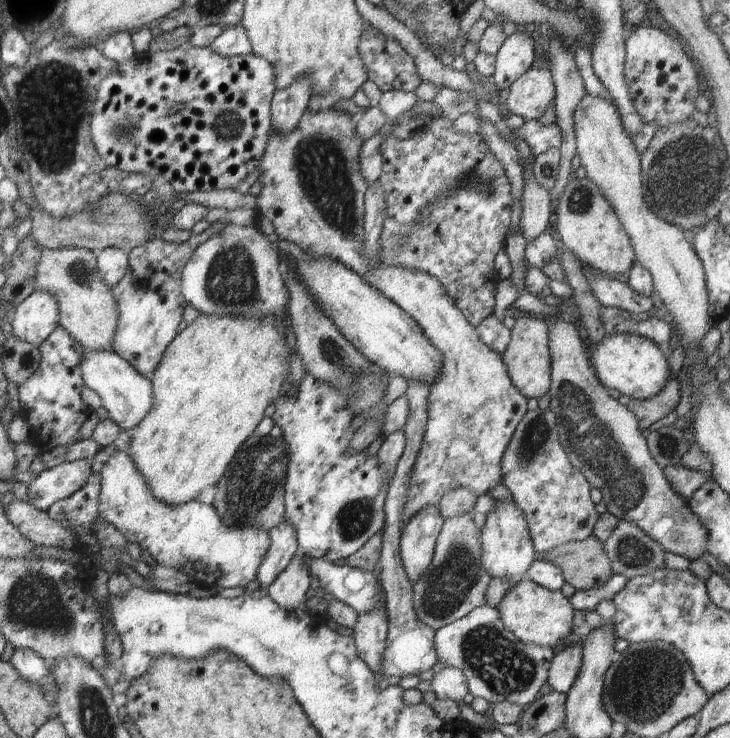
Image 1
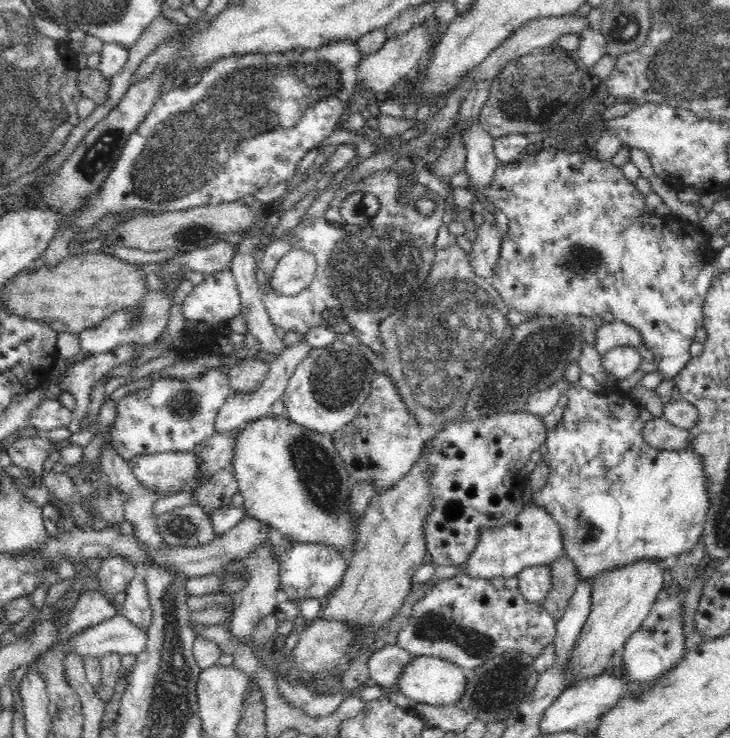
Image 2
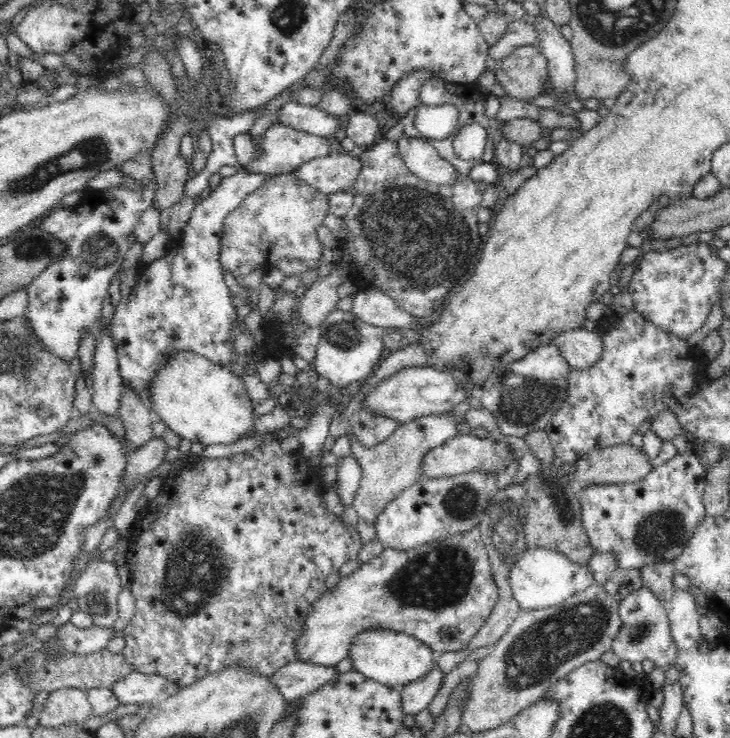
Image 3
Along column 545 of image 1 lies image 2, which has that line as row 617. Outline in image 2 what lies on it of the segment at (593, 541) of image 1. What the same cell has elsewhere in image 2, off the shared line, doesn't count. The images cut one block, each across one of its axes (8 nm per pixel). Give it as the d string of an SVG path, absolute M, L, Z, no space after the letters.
M565 554L550 564L550 570L552 588L541 604L558 623L574 596L579 576L575 564Z

